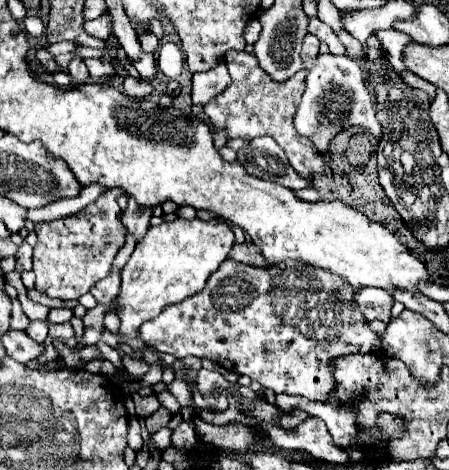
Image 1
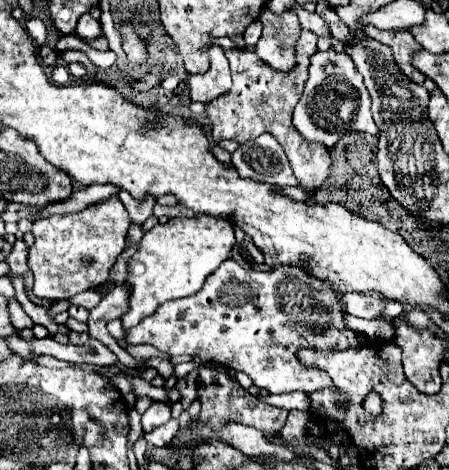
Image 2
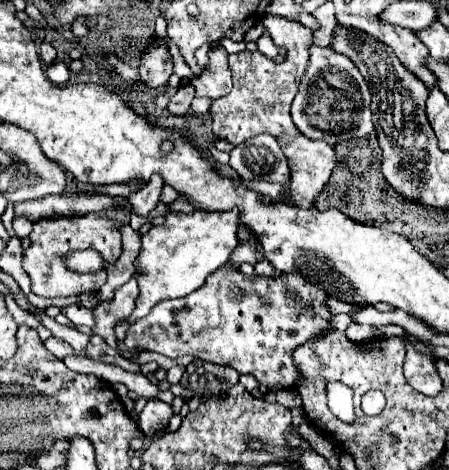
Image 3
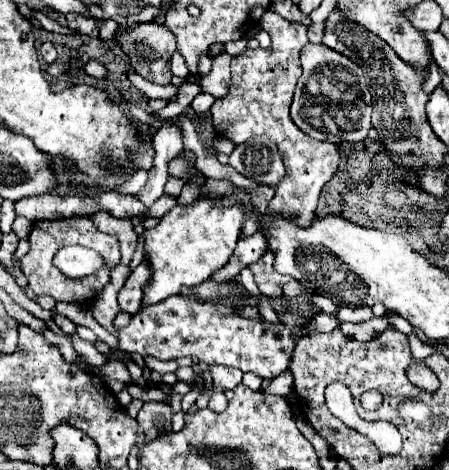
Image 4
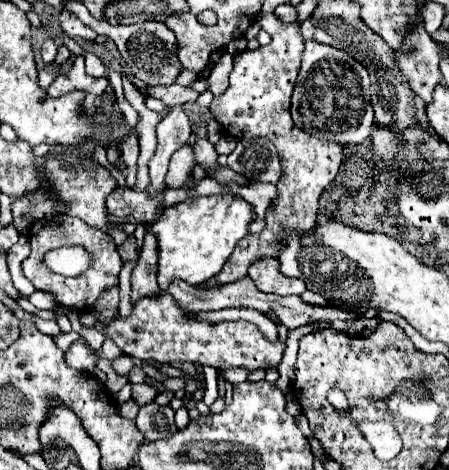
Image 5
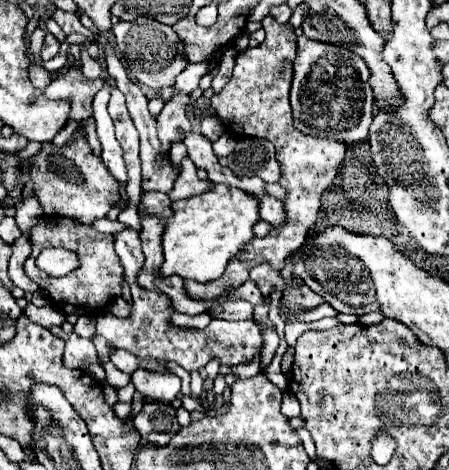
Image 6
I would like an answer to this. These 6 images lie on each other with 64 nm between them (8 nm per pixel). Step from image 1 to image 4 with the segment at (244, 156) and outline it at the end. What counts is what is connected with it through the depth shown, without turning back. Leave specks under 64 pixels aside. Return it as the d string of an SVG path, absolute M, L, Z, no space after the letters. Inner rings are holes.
M270 138L268 146L254 146L250 142L238 144L230 154L230 166L242 176L268 186L276 186L284 178L282 156Z

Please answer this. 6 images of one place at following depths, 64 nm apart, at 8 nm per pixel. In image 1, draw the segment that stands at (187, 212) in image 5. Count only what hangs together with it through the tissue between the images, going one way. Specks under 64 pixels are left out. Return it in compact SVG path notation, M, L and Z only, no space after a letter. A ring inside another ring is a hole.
M176 218L160 226L150 226L148 236L136 244L132 258L122 270L122 286L116 296L120 336L136 338L140 326L156 318L166 306L178 304L188 296L200 292L212 272L228 258L234 246L234 232L222 220L186 220Z

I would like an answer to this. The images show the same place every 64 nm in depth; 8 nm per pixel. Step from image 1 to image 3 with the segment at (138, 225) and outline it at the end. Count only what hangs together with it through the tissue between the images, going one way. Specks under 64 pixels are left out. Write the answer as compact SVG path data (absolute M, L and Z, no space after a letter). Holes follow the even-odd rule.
M152 176L150 184L146 188L128 194L126 196L126 202L130 204L132 214L148 216L156 208L156 204L158 204L160 192L162 192L162 180L160 180L160 176Z

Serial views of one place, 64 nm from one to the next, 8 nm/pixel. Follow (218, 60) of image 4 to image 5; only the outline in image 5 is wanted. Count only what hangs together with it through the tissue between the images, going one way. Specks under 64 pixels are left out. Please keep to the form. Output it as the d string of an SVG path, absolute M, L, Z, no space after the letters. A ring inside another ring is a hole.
M224 52L220 56L220 60L214 64L214 68L208 74L208 90L214 96L224 94L224 90L228 88L228 76L232 72L232 56L228 52Z

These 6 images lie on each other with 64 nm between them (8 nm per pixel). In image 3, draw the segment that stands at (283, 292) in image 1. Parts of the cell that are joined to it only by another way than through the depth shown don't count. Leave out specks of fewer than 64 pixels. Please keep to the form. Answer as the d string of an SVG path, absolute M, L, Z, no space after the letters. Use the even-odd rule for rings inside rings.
M228 262L224 264L224 268L208 276L204 288L198 288L196 292L192 292L192 296L162 300L160 304L156 304L156 308L152 308L152 312L146 318L140 318L128 328L124 344L128 348L148 348L168 358L190 354L204 362L230 366L240 374L252 374L258 380L258 384L264 384L270 390L294 388L300 382L300 372L294 366L292 352L300 344L316 340L332 330L332 312L326 300L328 294L320 286L308 282L298 272L284 272L278 278L258 274L246 276L238 268L232 268L232 264Z

